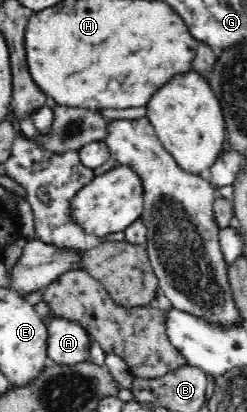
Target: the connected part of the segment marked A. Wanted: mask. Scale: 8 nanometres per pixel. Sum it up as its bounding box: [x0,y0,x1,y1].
[47,317,89,366]

